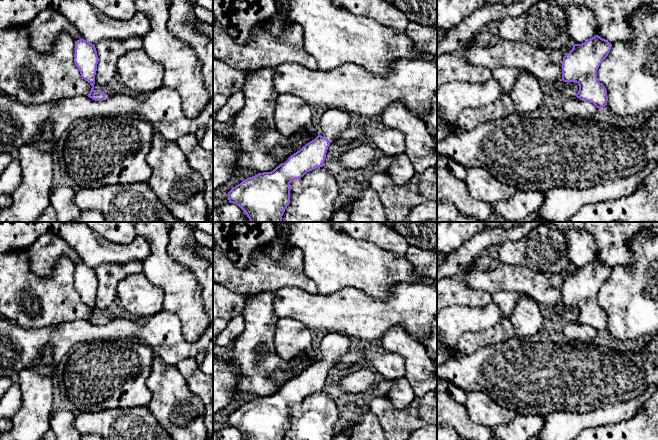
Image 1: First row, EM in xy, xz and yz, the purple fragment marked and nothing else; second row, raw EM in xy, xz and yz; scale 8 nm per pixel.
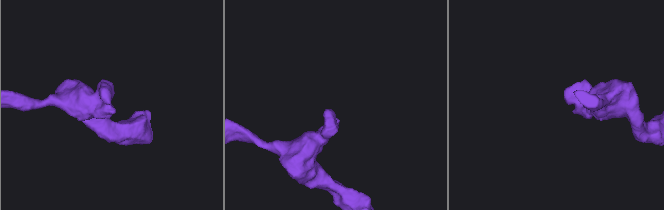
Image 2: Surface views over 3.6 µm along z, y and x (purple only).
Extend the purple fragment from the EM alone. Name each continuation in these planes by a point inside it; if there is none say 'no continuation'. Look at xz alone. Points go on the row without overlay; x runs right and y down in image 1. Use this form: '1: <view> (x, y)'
1: xz (331, 346)

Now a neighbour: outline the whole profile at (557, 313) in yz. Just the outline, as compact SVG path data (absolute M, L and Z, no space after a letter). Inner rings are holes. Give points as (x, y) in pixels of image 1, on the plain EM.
M562 303L551 306L549 308L548 321L550 322L560 322L568 319L569 315L566 312L564 305Z

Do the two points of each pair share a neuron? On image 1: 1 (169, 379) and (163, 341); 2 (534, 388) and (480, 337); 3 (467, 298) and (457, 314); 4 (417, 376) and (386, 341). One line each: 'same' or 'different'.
1: different
2: different
3: different
4: same

